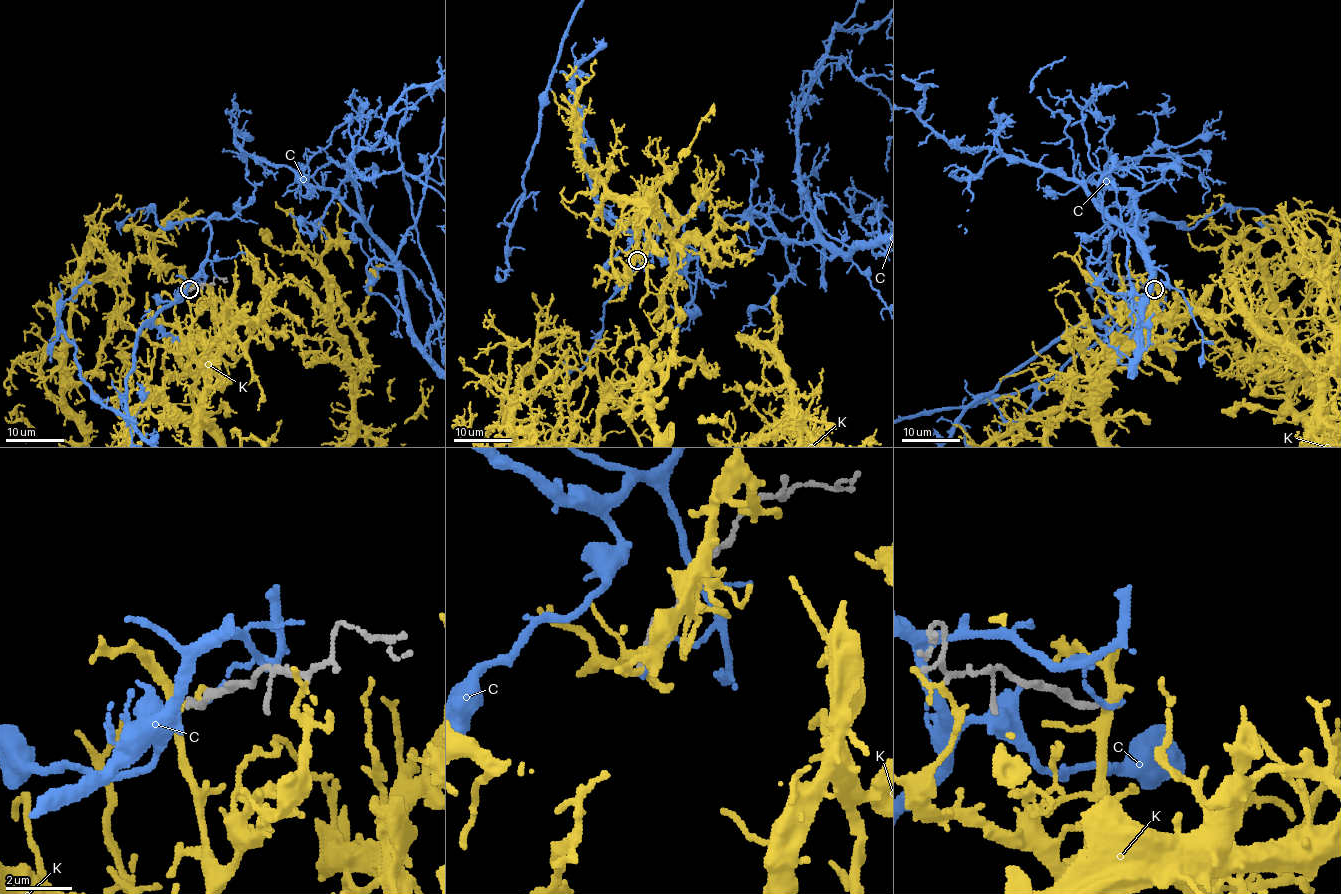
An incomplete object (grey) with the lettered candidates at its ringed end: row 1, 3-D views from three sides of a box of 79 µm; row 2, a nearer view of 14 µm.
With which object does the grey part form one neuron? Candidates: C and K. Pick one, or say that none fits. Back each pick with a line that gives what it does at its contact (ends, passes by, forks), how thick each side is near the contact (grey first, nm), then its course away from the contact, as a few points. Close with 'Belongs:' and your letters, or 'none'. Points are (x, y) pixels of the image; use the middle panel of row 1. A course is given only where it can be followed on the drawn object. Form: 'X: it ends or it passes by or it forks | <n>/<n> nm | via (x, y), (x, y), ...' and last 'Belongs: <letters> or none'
C: it ends | 190/160 nm
Belongs: C

